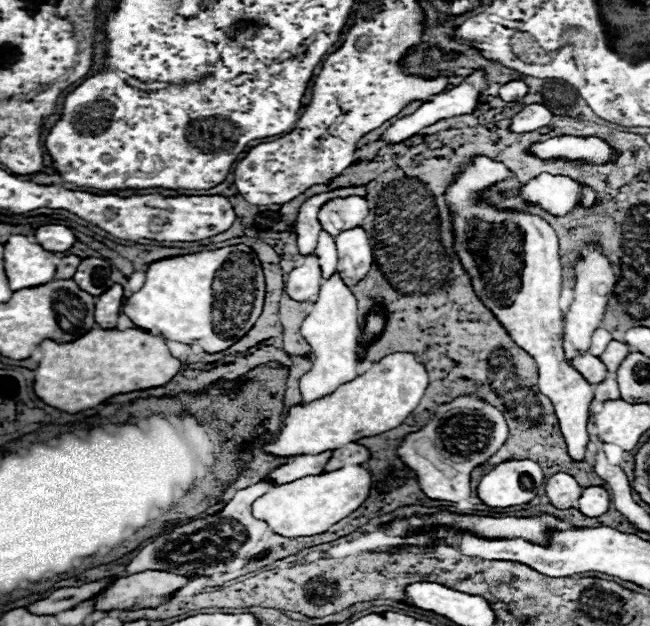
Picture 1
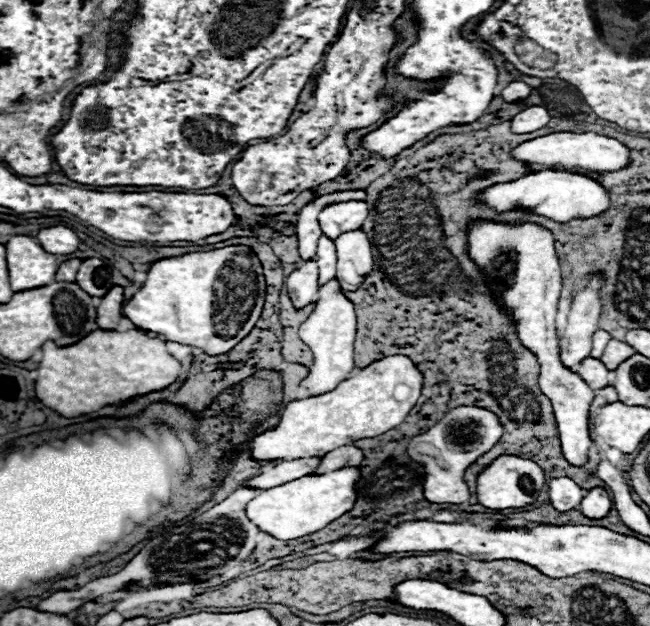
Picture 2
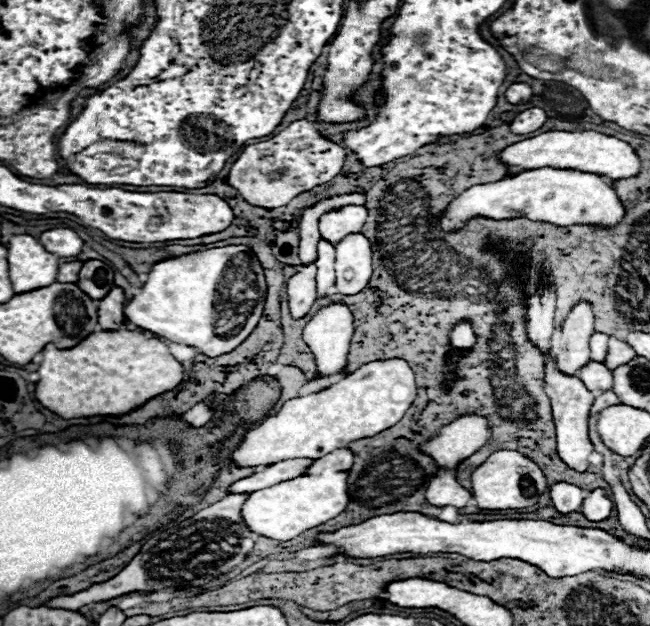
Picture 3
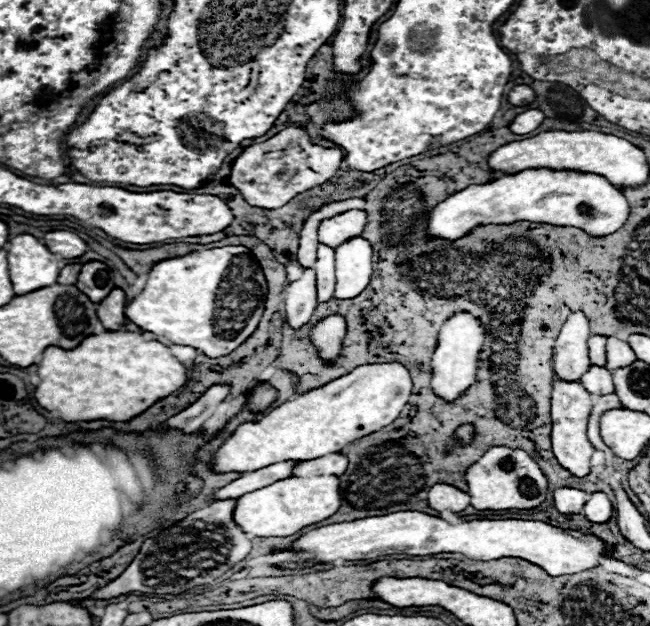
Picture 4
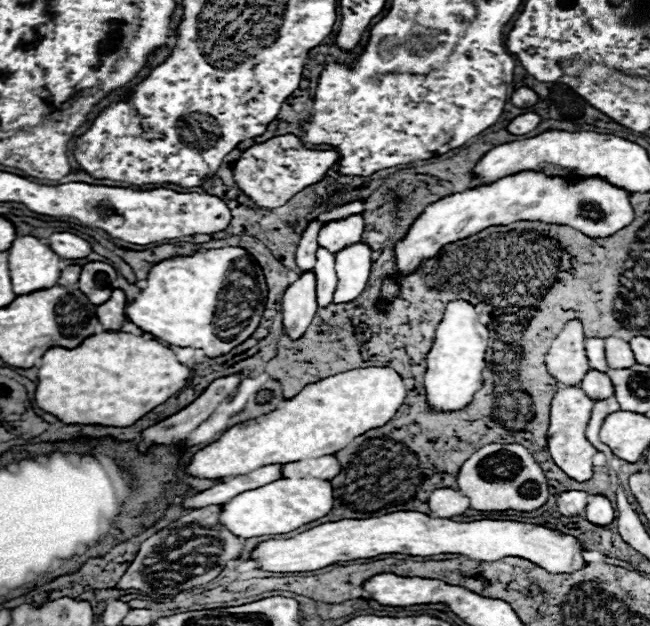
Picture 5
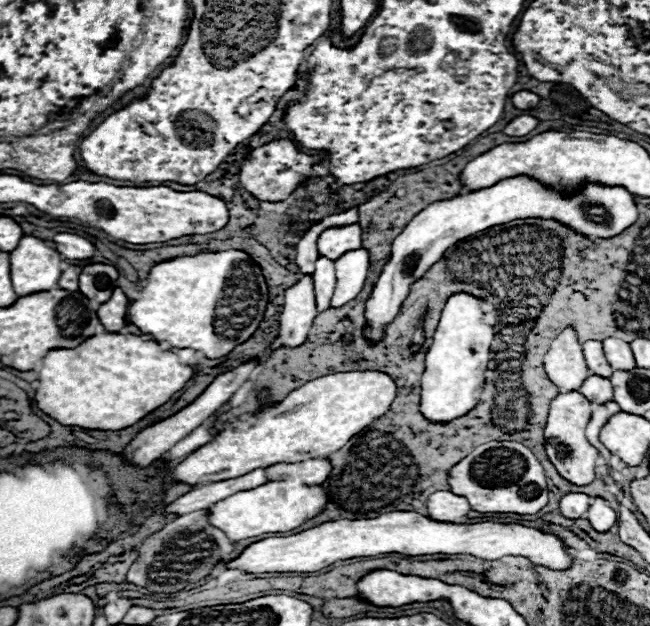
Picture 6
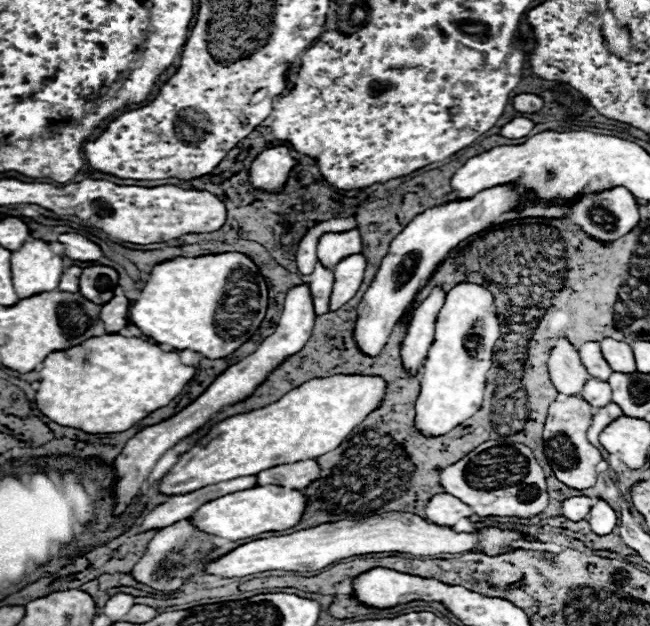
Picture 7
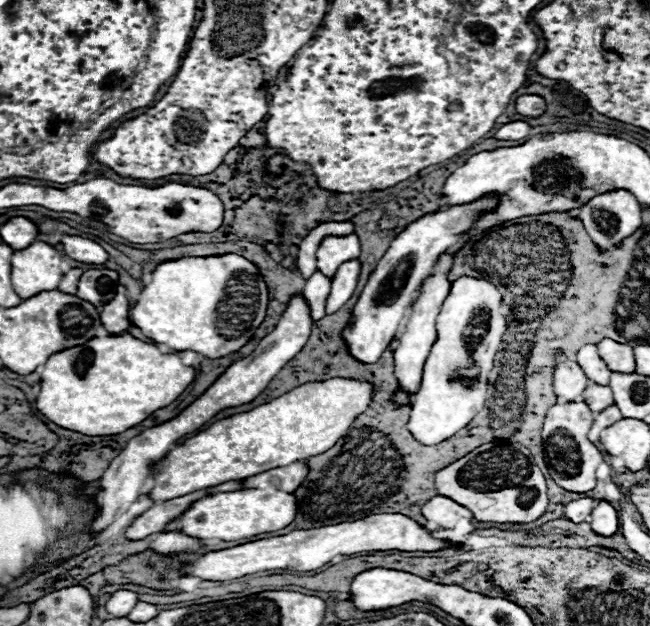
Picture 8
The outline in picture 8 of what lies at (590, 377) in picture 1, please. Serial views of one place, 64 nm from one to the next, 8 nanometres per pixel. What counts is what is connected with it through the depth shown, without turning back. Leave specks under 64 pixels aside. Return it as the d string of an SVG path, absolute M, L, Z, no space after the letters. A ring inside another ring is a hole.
M590 384L584 394L582 394L584 402L590 406L592 412L602 412L608 406L614 404L612 400L612 390L608 386L598 386L598 384Z

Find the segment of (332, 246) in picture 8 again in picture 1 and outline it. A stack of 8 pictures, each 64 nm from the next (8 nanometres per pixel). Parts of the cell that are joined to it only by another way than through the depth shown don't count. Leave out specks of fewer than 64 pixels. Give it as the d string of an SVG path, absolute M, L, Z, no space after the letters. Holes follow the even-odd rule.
M348 196L326 202L318 212L318 220L324 232L328 232L330 236L338 236L344 230L362 226L362 220L368 216L368 212L370 208L366 198Z

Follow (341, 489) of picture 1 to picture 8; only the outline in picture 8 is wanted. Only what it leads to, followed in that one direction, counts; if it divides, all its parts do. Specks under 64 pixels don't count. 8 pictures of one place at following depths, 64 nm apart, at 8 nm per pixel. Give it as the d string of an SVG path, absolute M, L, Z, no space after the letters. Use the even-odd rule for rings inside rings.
M276 488L266 490L234 490L234 492L218 492L208 494L196 500L196 504L190 504L188 510L182 512L180 518L172 520L166 532L184 532L186 536L198 538L198 540L210 540L218 538L224 542L234 542L240 538L250 538L264 532L274 532L280 528L286 528L296 516L296 500L288 492L280 492Z

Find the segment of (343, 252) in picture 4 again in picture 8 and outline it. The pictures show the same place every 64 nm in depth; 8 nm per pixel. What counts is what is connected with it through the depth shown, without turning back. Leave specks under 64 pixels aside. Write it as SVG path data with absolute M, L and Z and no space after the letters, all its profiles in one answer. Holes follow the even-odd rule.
M358 260L344 262L336 270L336 274L332 278L332 288L330 288L330 294L328 294L328 300L326 300L326 314L332 314L346 304L346 300L356 290L358 276L360 276L360 262Z

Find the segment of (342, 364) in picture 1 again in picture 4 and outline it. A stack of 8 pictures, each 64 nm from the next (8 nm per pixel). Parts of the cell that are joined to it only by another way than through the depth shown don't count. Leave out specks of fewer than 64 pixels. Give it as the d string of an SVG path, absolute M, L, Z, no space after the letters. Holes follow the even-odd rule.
M330 316L326 320L322 320L316 328L312 328L312 340L314 346L320 350L322 358L332 360L336 358L336 354L340 352L340 342L344 338L344 318L342 316Z

